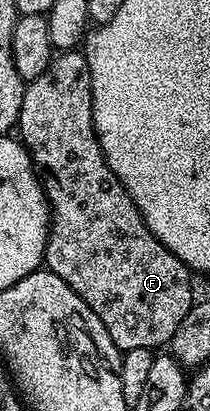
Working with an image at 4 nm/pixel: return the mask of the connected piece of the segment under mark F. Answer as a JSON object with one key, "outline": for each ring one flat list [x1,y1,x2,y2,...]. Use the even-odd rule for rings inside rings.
{"outline":[[80,50,54,54,49,68,26,82,16,130,33,159,33,166,40,172,45,197,49,200,51,218,44,266,87,301,95,317,103,321,118,351,164,348,173,338,175,329,179,329,183,317,193,308,194,276,187,264,179,261,179,257,147,229,135,201,131,201,119,177,111,173,93,128,91,73]]}

